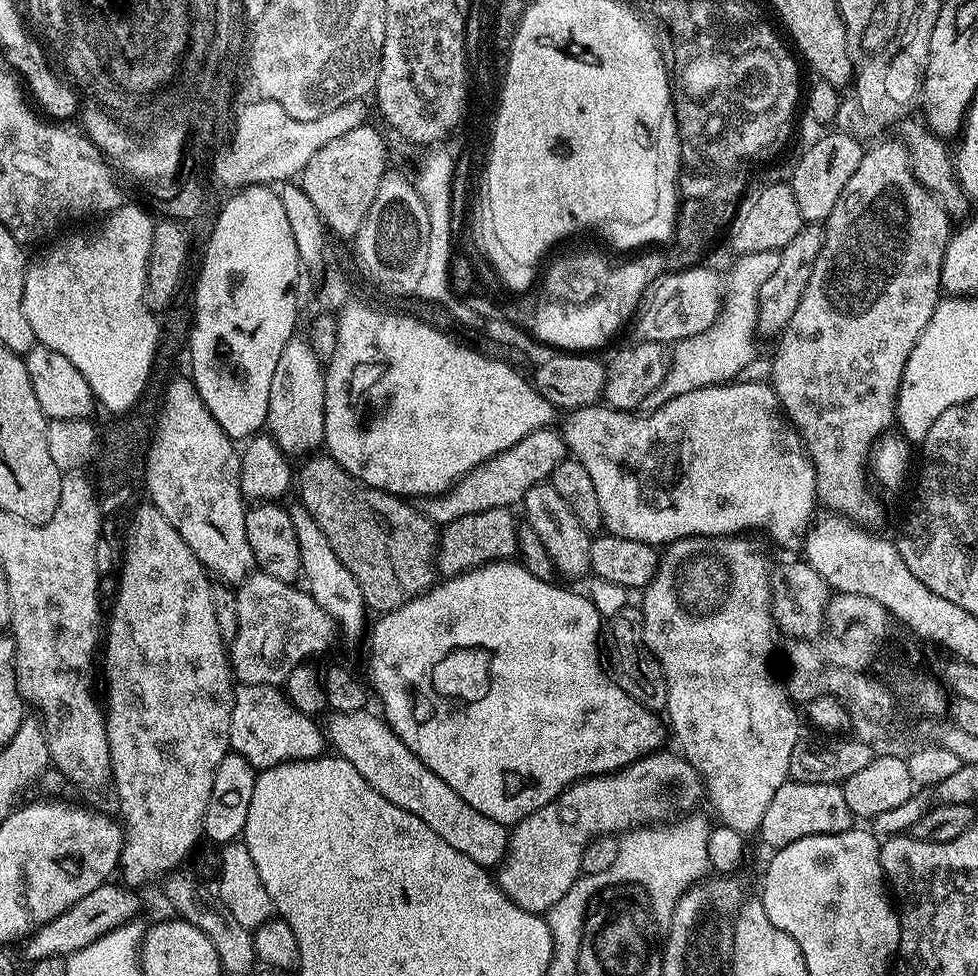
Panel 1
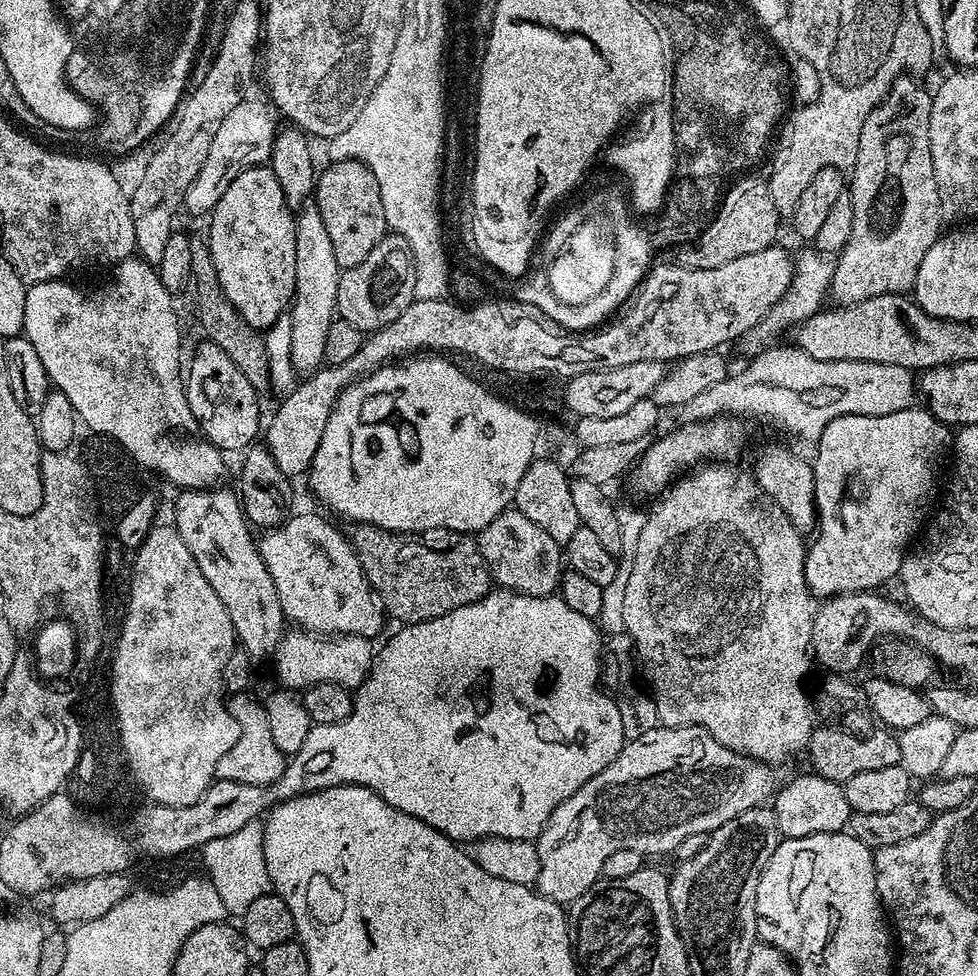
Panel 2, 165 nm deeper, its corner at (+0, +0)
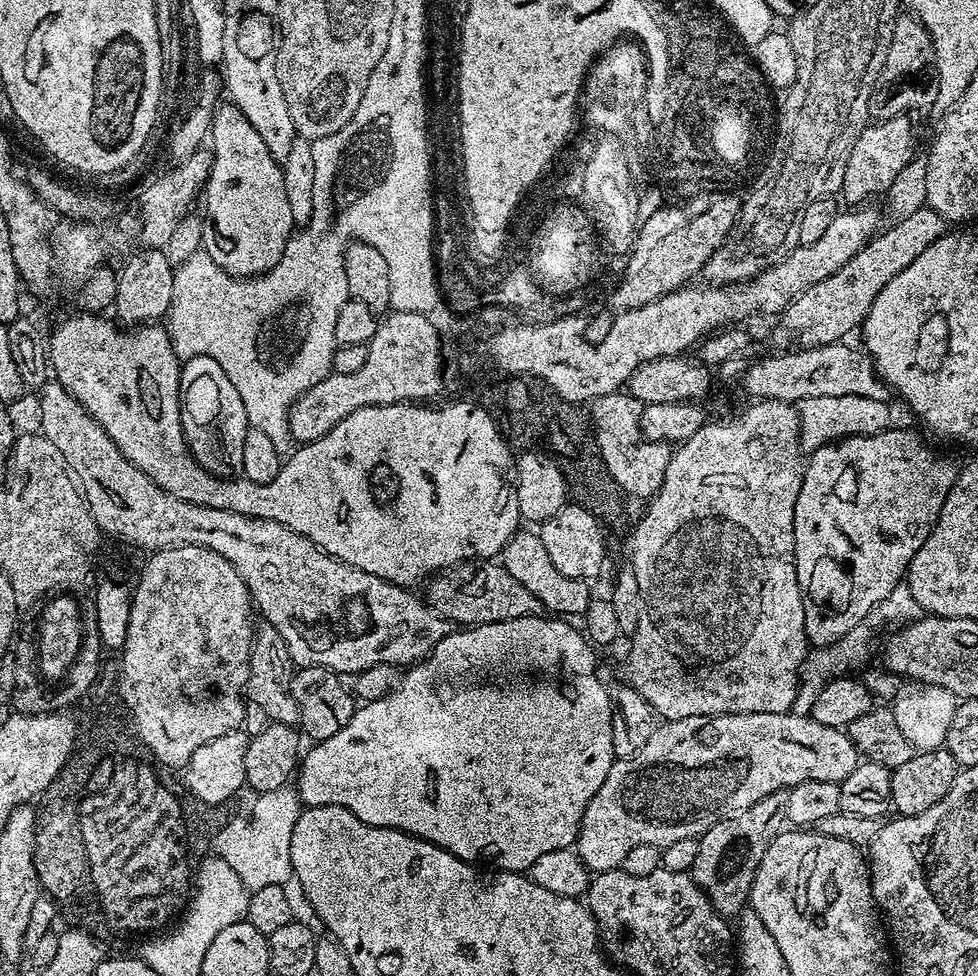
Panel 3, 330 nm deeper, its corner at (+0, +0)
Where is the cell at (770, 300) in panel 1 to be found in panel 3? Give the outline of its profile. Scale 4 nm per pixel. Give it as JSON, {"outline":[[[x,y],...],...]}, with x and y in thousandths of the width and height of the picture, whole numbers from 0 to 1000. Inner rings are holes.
{"outline":[[[915,119],[909,123],[889,126],[887,131],[877,137],[869,162],[865,162],[865,174],[861,178],[861,191],[858,200],[863,201],[864,210],[879,211],[891,201],[899,202],[918,182],[922,170],[926,170],[938,159],[937,139],[933,136],[931,122],[928,119]]]}

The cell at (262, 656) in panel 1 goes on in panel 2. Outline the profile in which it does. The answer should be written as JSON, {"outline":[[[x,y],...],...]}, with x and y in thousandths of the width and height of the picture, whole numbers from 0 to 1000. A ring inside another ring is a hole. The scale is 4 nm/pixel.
{"outline":[[[294,645],[282,664],[282,693],[294,707],[310,707],[322,701],[346,701],[357,707],[367,705],[376,694],[383,672],[381,657],[375,652],[356,651],[332,654],[310,645]]]}

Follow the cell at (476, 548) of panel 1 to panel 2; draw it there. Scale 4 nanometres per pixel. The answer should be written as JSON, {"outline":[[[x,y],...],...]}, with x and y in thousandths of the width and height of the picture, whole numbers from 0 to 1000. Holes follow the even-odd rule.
{"outline":[[[520,518],[516,525],[509,527],[501,539],[497,539],[487,549],[487,558],[491,560],[493,572],[499,577],[499,585],[502,586],[504,595],[512,603],[533,607],[539,611],[562,611],[573,601],[575,589],[575,561],[558,547],[551,539],[546,539],[538,527],[534,527],[527,518]]]}

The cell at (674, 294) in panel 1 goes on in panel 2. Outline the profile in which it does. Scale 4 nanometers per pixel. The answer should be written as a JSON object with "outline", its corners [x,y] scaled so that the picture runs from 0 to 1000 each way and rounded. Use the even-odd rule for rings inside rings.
{"outline":[[[790,252],[775,256],[775,260],[751,264],[751,268],[742,268],[742,273],[730,273],[730,277],[698,275],[690,268],[664,274],[654,291],[628,323],[600,340],[584,340],[577,333],[559,325],[549,314],[539,313],[538,309],[525,305],[503,308],[500,306],[482,314],[471,314],[458,305],[424,306],[419,314],[415,314],[415,318],[411,318],[411,322],[407,322],[407,326],[403,326],[403,330],[399,330],[399,334],[391,334],[385,340],[379,341],[366,359],[366,363],[362,363],[362,367],[358,367],[353,373],[328,375],[322,381],[312,384],[287,409],[291,410],[283,416],[278,431],[275,434],[273,431],[272,457],[276,465],[280,465],[280,473],[284,473],[284,482],[288,482],[288,486],[296,490],[304,490],[303,488],[307,487],[310,489],[319,478],[319,470],[329,453],[329,441],[333,441],[333,432],[337,432],[337,424],[350,400],[368,386],[377,385],[382,379],[392,377],[394,373],[420,366],[422,363],[471,361],[472,364],[495,373],[496,378],[508,377],[511,381],[563,381],[574,387],[584,387],[599,383],[603,379],[624,379],[628,375],[644,375],[648,371],[690,371],[698,365],[735,358],[735,352],[740,352],[743,348],[753,348],[764,340],[766,343],[777,331],[777,327],[804,301],[810,288],[812,262],[809,257],[806,259],[798,253]]]}

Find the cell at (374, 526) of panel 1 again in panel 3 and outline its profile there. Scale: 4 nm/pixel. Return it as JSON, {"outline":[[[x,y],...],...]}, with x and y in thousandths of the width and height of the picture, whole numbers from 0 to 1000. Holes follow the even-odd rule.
{"outline":[[[471,576],[457,584],[450,584],[437,595],[438,611],[436,618],[448,625],[457,635],[461,635],[466,641],[482,641],[485,639],[500,639],[501,637],[517,637],[526,633],[538,633],[539,631],[557,630],[558,624],[526,588],[515,583],[511,576]]]}

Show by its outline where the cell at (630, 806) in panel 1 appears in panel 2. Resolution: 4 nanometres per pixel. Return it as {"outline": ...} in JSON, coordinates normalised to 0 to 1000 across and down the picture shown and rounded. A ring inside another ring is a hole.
{"outline":[[[718,744],[661,748],[650,758],[642,758],[637,768],[616,793],[603,797],[575,826],[562,834],[558,846],[546,864],[550,871],[550,900],[546,907],[554,918],[560,918],[574,928],[584,927],[599,912],[606,910],[617,899],[620,879],[632,871],[652,871],[660,878],[690,874],[691,868],[706,855],[727,855],[734,846],[746,842],[755,834],[780,825],[790,819],[796,798],[786,784],[758,770],[746,768],[734,760]]]}

